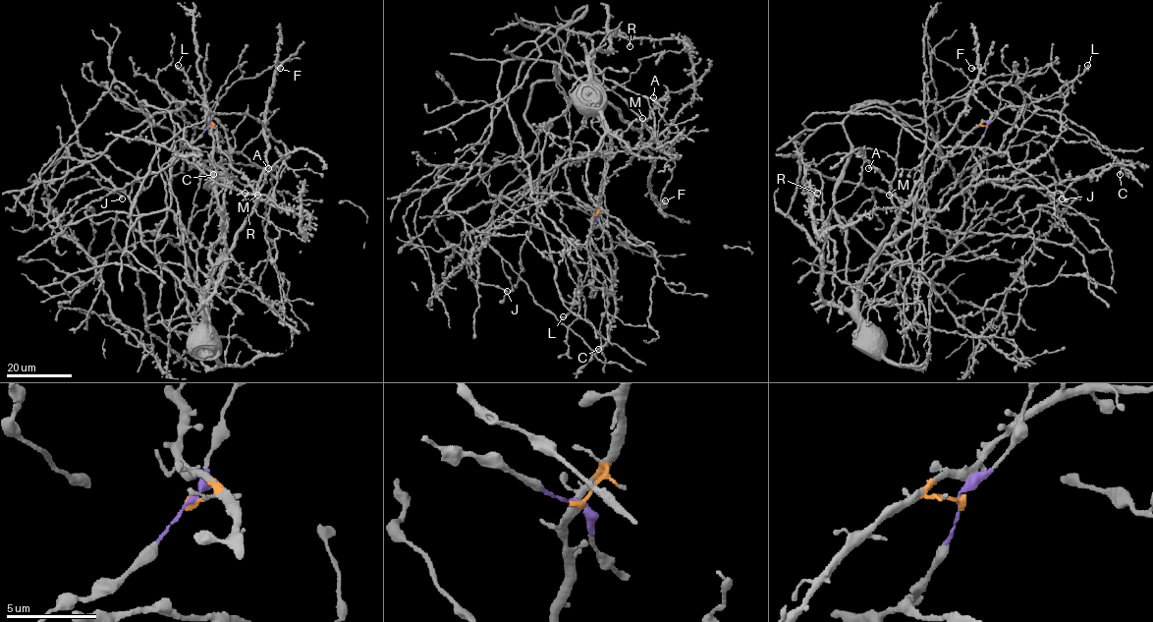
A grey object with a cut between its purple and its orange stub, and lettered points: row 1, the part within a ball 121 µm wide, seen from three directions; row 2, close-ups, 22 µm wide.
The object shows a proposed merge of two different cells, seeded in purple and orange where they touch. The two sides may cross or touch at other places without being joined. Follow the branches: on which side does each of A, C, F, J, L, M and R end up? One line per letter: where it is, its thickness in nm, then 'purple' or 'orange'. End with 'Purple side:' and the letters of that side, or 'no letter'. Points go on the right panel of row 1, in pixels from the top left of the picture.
A: (868, 168) | 400 nm | purple
C: (1120, 174) | 440 nm | purple
F: (971, 68) | 400 nm | purple
J: (1062, 198) | 600 nm | purple
L: (1087, 65) | 440 nm | orange
M: (889, 195) | 300 nm | purple
R: (817, 193) | 240 nm | orange
Purple side: A, C, F, J, M

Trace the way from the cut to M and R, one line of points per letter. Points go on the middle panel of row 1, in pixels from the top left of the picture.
M: (593, 215), (516, 169), (495, 103), (479, 176), (563, 245), (606, 339), (594, 105), (642, 118)
R: (593, 216), (598, 209), (603, 184), (655, 139), (693, 93), (692, 61), (685, 42), (631, 37), (630, 46)

